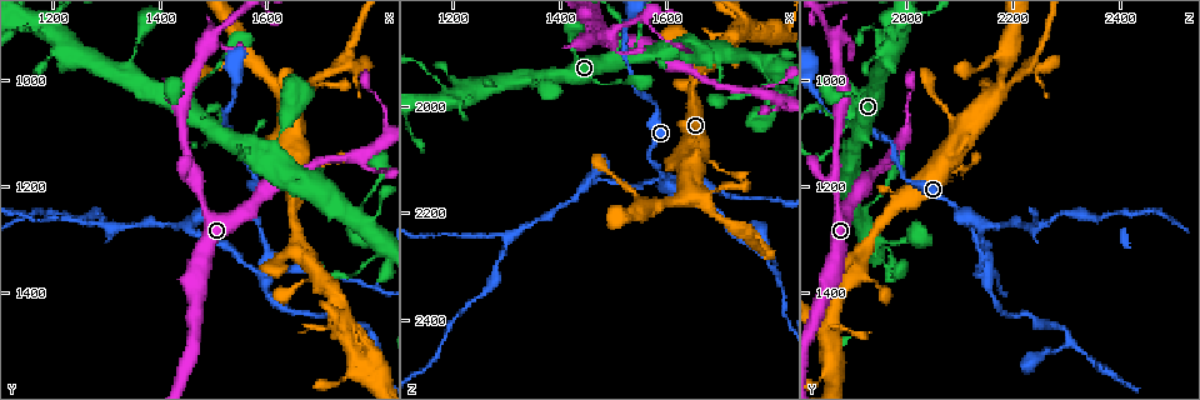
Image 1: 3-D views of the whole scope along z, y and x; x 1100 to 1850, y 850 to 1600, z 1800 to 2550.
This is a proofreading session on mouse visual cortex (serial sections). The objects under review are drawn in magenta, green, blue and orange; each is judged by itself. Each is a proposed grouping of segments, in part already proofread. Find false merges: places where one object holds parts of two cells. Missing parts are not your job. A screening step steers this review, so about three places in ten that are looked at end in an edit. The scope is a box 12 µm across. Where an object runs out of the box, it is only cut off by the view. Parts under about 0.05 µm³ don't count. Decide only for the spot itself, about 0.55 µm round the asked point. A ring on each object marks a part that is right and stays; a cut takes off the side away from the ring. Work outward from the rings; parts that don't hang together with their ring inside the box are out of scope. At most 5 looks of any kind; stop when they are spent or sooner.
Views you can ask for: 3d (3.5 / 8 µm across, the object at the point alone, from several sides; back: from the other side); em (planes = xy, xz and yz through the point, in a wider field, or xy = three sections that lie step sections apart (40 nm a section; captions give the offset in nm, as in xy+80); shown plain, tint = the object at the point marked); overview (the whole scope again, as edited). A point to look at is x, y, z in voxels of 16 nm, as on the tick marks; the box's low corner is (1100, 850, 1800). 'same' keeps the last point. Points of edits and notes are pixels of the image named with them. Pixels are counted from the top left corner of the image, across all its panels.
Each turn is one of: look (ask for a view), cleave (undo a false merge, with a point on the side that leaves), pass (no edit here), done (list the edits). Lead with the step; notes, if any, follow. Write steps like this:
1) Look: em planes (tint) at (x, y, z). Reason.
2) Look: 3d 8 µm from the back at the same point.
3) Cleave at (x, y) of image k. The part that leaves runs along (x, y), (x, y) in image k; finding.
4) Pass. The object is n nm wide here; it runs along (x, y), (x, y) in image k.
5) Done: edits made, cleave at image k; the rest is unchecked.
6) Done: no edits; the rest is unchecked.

Look: em planes (tint) at (1510, 1085, 1900). Three-way junction.

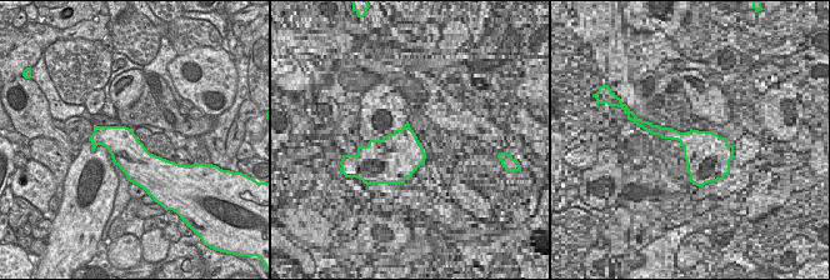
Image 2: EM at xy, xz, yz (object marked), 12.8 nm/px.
Look: 3d 3.5 µm from the back at the same point. See where the arms go.

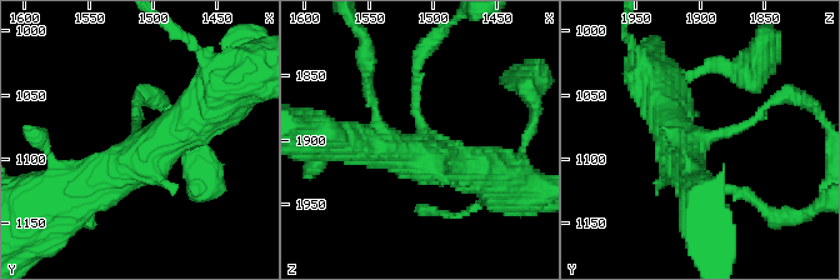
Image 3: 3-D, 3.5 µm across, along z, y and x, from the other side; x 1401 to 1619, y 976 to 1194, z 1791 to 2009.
Pass. The arms are 150, 500, 600 nm wide; it runs along (216, 98), (183, 129), (83, 194) in image 3; one cell here.

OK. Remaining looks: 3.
Look: 3d 3.5 µm at (1500, 915, 1865). Arms part here.

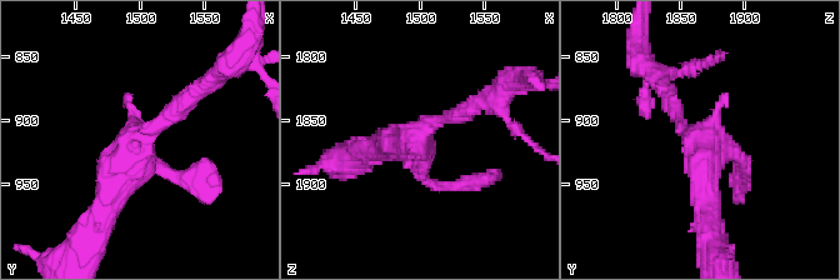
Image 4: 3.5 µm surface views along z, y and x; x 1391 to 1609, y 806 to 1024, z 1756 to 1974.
Look: em xy step 5 (tint) at (1496, 914, 1862). Need the tissue.

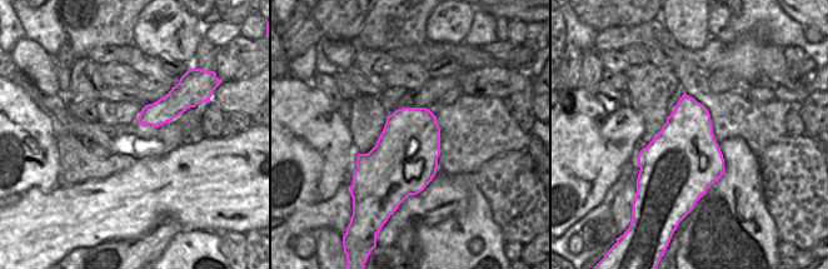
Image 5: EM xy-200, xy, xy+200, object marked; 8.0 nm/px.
Pass. Continuous, no second cell.

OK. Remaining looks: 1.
Done: no edits; the rest is unchecked.

